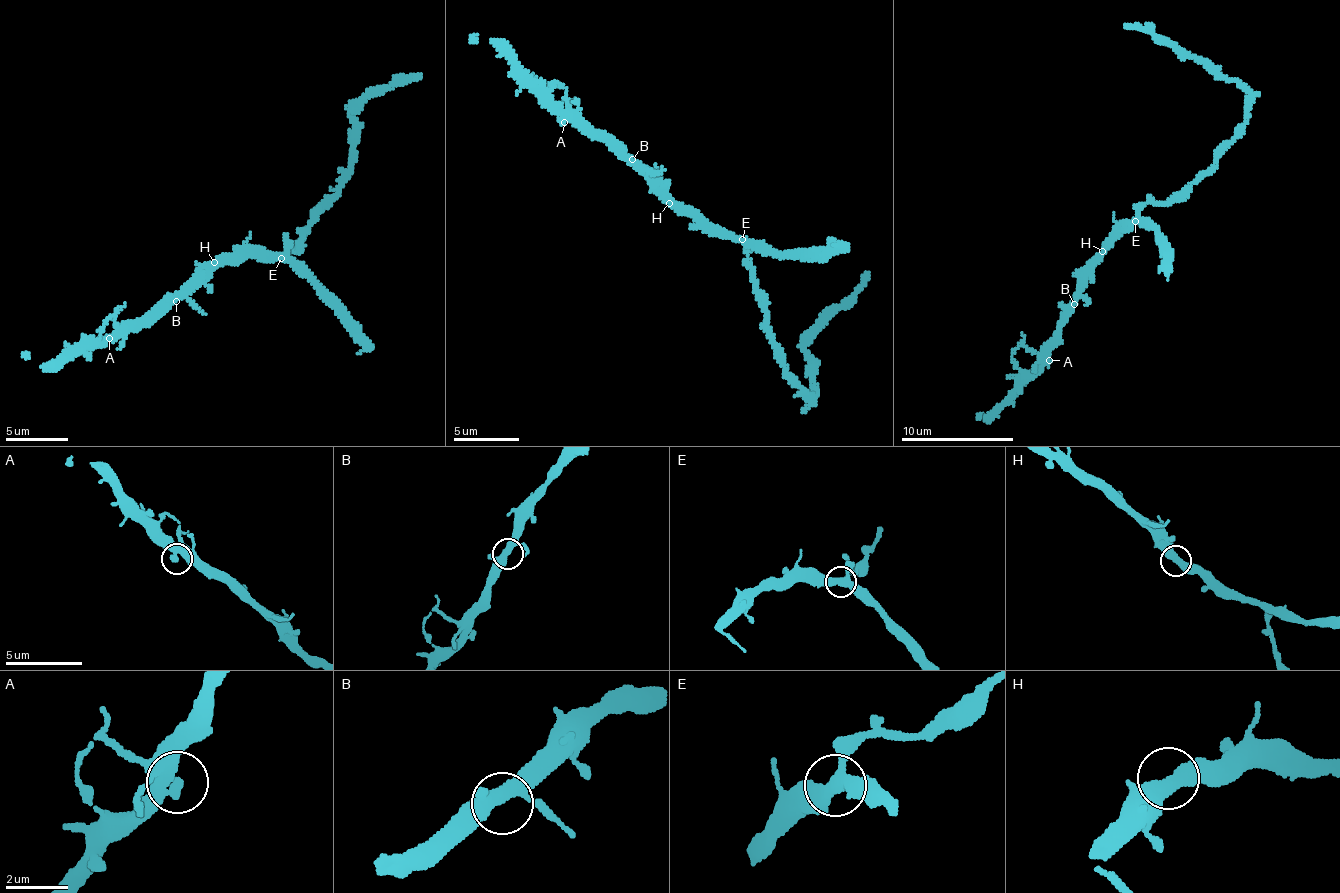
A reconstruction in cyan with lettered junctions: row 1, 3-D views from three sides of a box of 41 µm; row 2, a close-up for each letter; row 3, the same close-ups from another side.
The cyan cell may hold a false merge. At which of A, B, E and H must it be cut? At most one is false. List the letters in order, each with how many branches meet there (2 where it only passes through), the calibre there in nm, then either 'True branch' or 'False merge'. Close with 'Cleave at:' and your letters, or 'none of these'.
A: Branches: 2. Thickness 400 nm. True branch
B: Branches: 3. Thickness 360 nm. True branch
E: Branches: 3. Thickness 360 nm. True branch
H: Branches: 2. Thickness 440 nm. True branch
Cleave at: none of these

